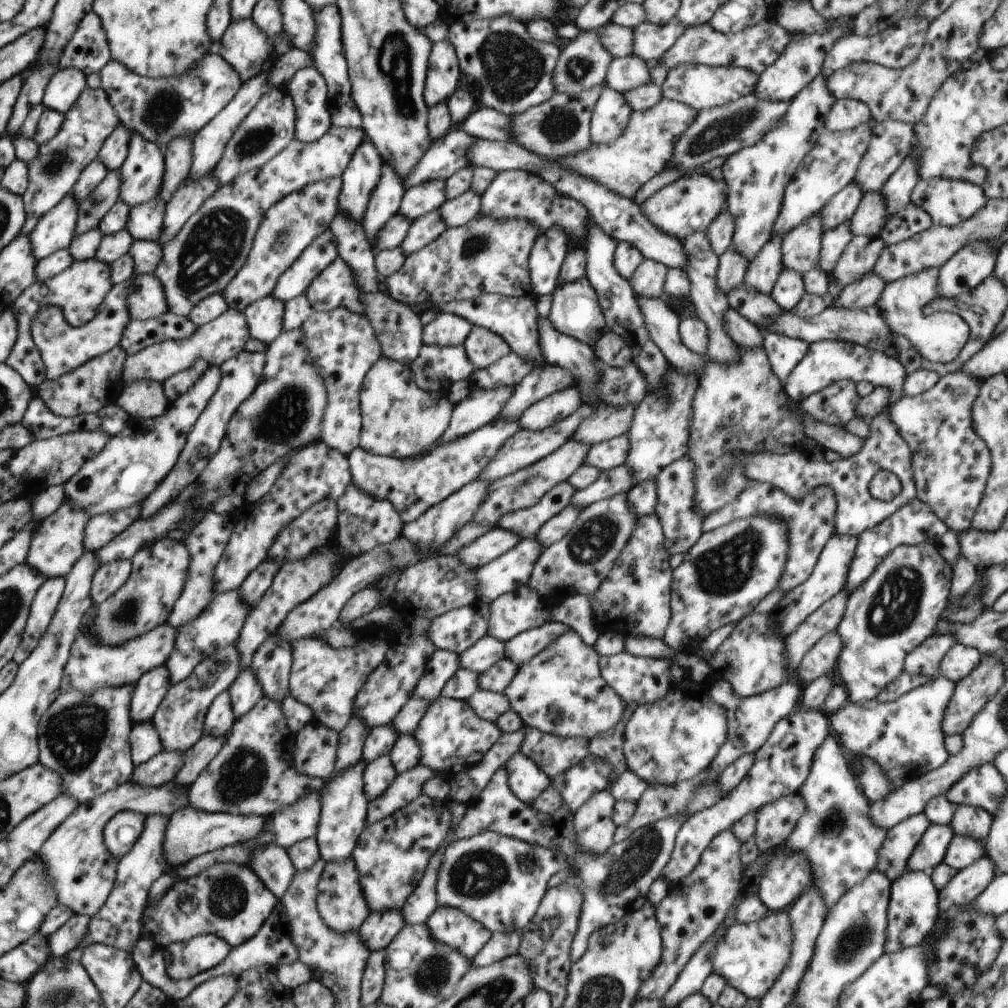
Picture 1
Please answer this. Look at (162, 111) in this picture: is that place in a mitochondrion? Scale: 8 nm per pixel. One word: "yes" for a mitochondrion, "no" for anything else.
yes

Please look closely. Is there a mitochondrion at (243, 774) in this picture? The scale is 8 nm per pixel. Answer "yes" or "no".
yes

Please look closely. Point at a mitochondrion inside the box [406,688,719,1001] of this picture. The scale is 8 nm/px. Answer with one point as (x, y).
(478, 874)

